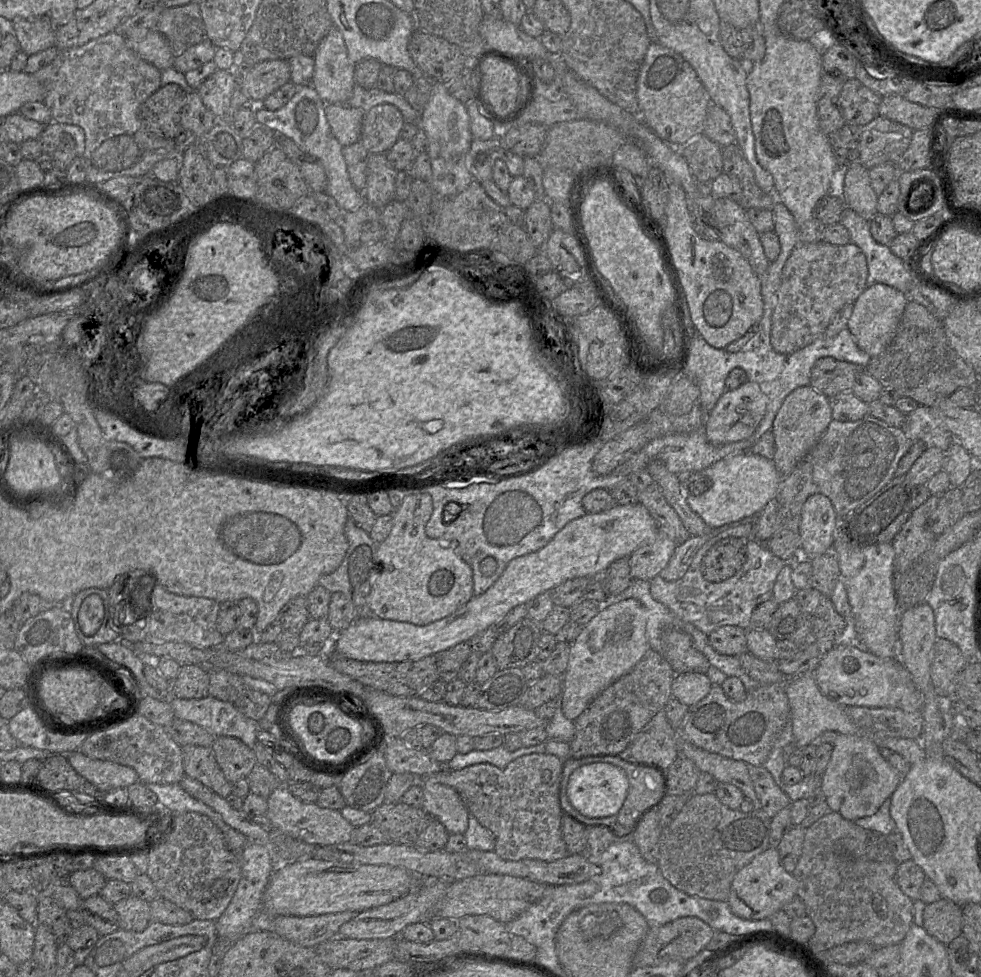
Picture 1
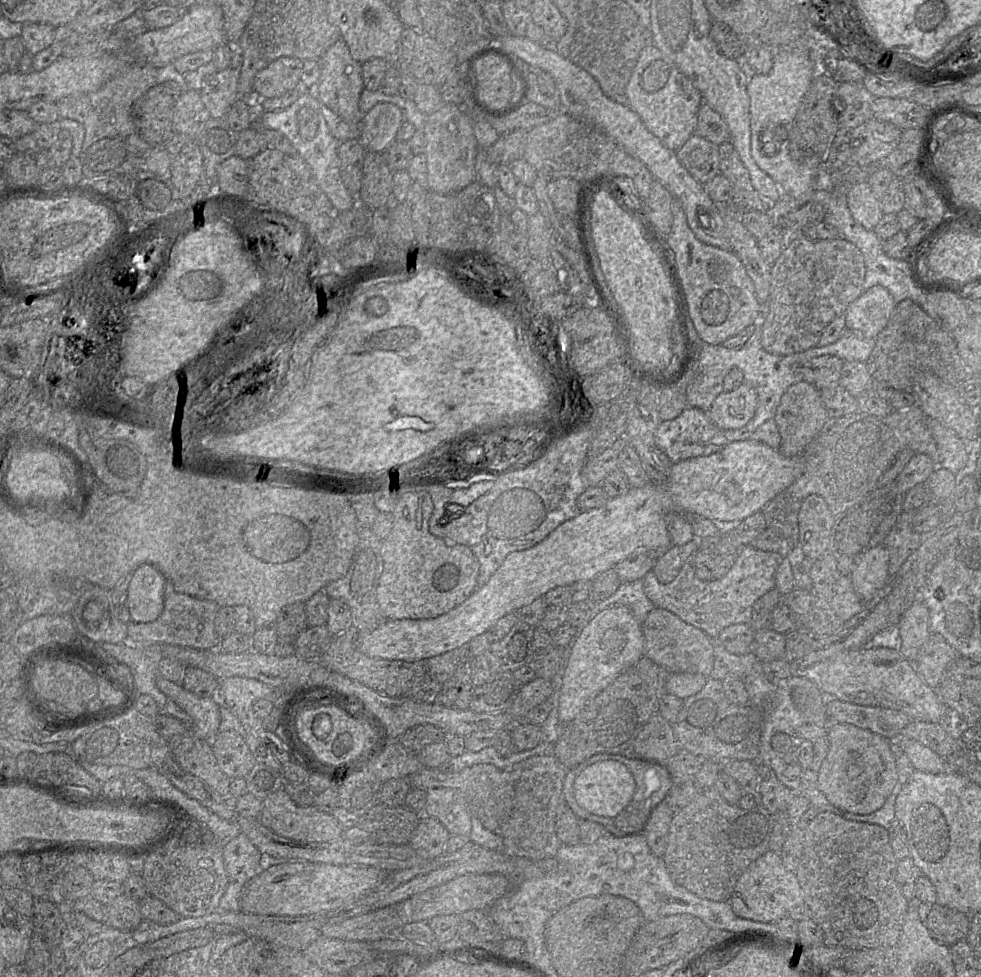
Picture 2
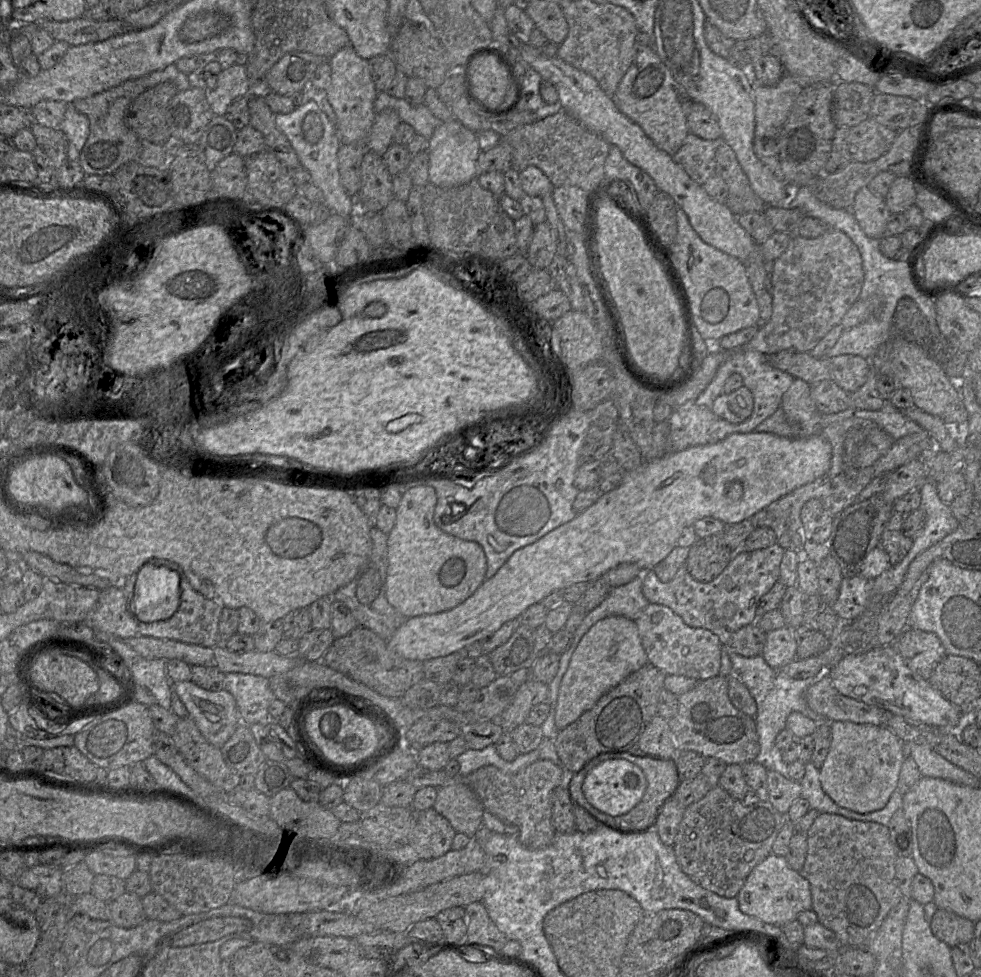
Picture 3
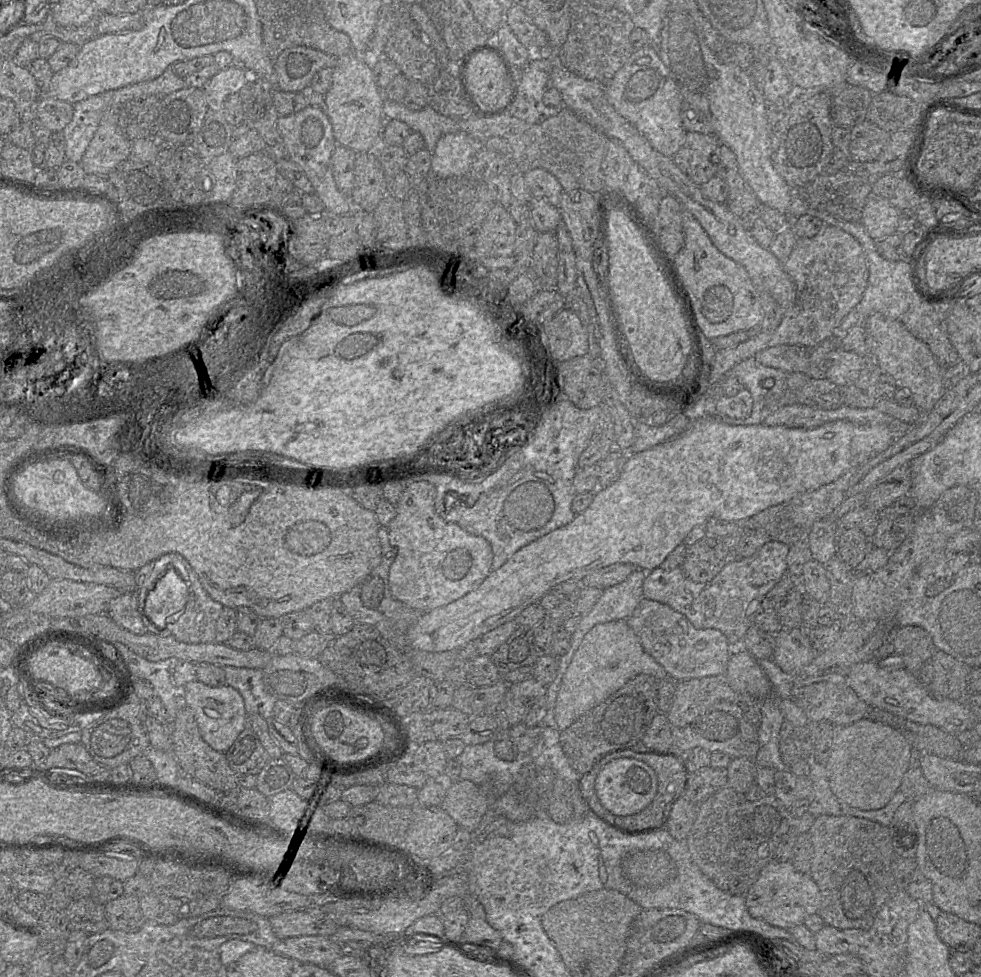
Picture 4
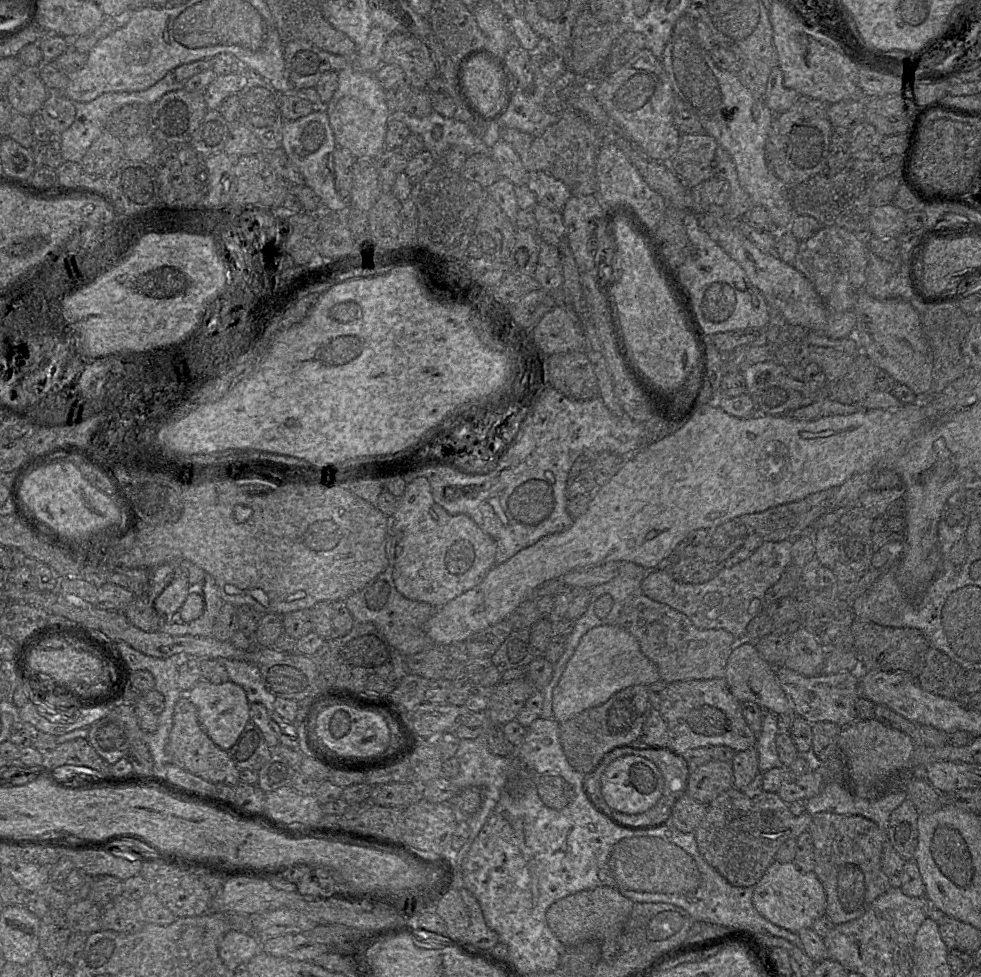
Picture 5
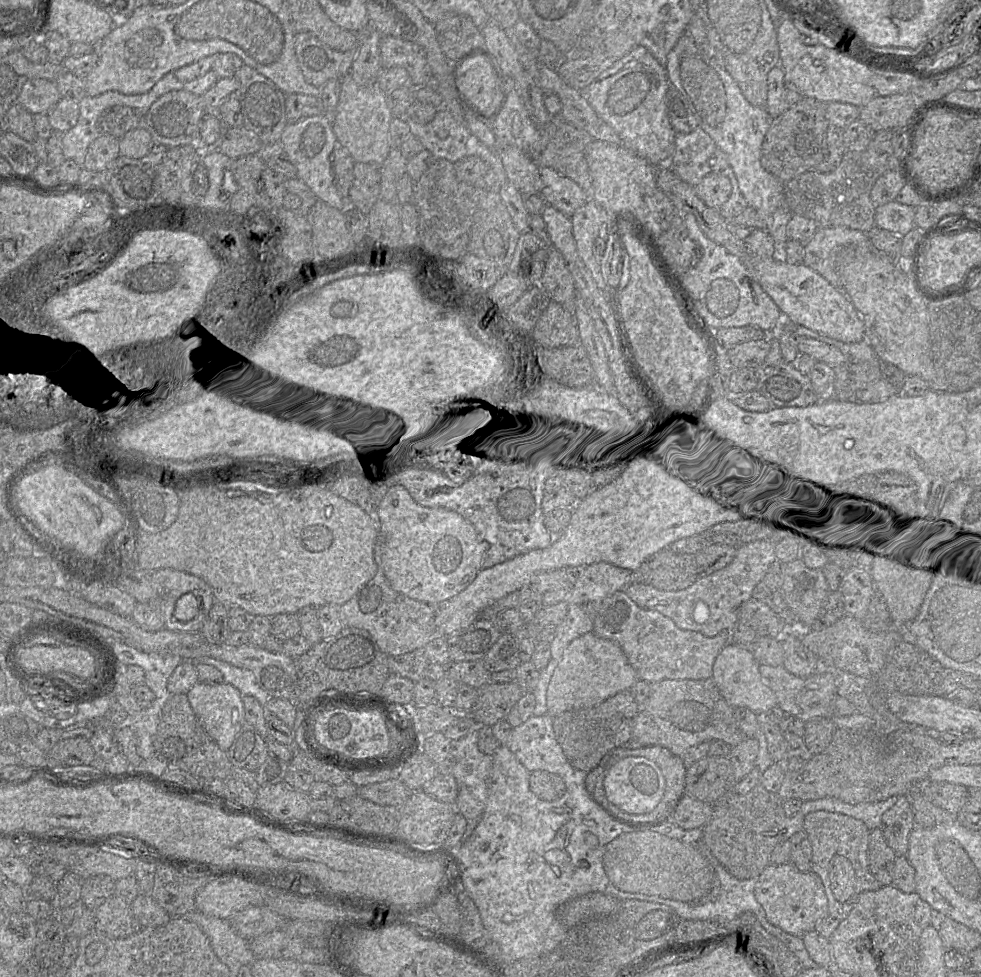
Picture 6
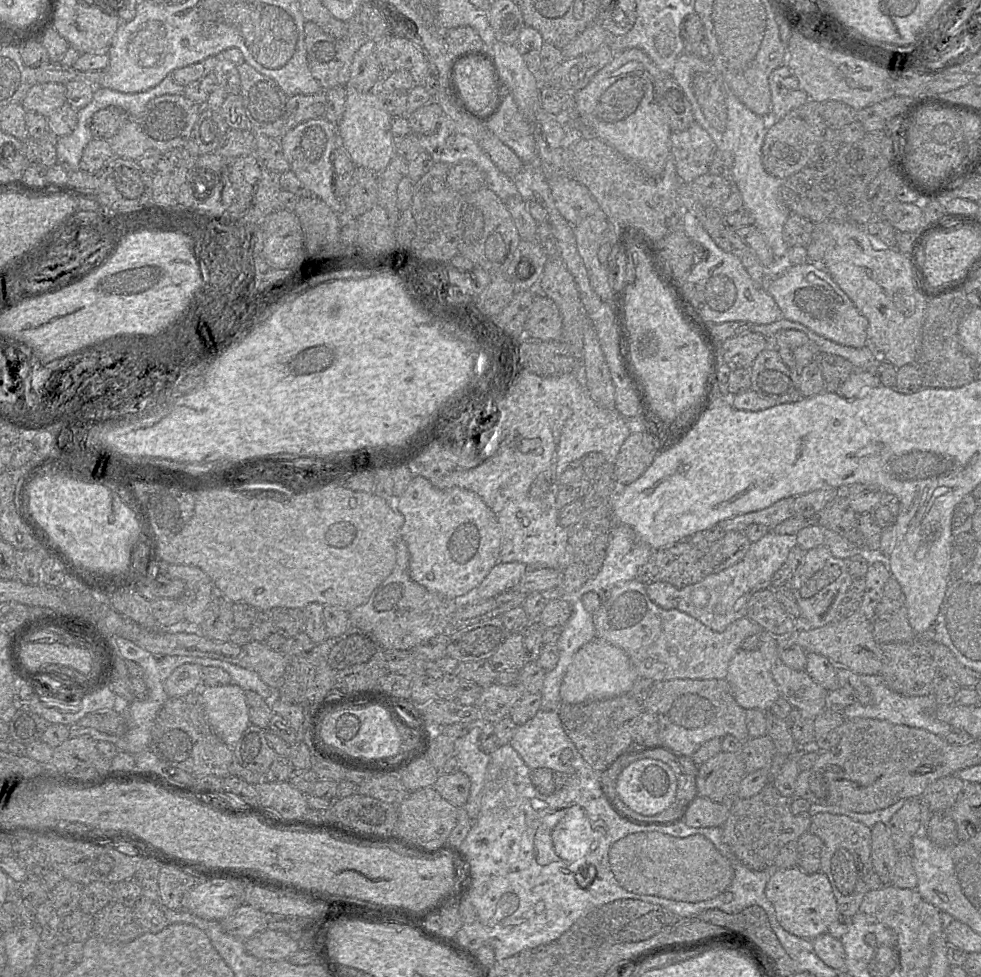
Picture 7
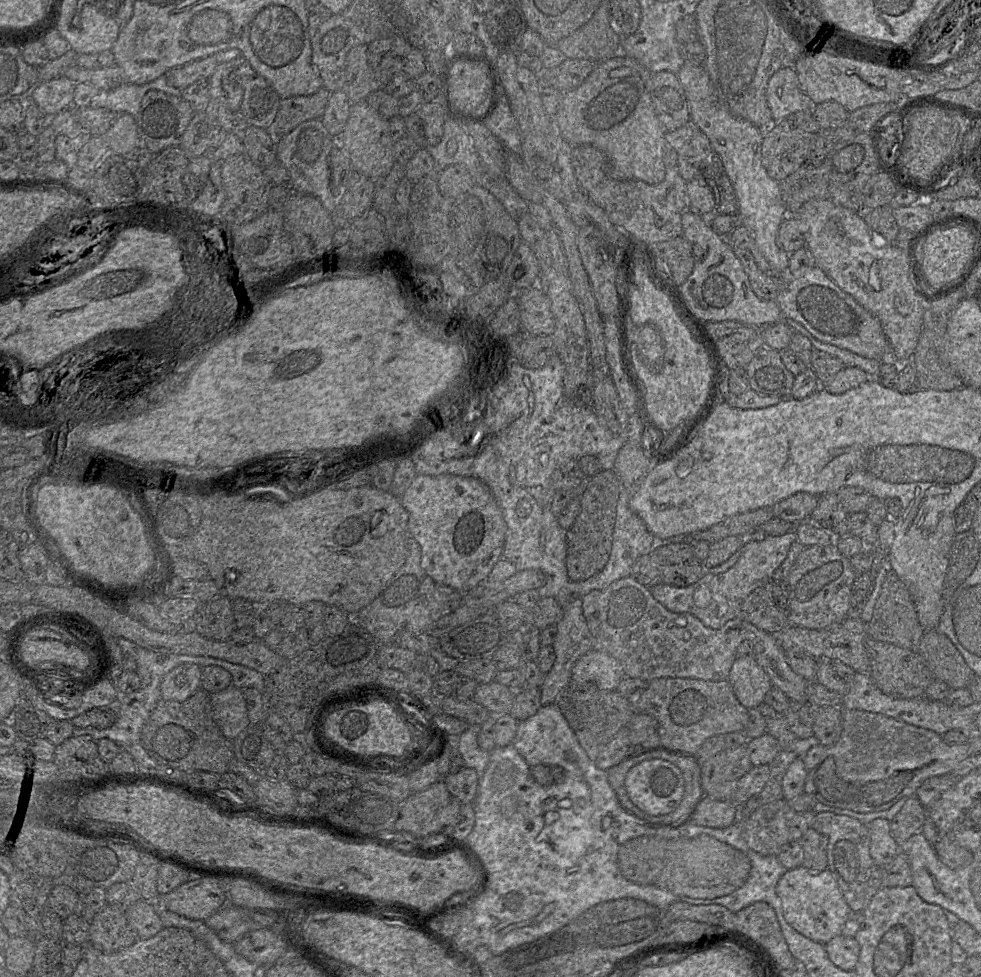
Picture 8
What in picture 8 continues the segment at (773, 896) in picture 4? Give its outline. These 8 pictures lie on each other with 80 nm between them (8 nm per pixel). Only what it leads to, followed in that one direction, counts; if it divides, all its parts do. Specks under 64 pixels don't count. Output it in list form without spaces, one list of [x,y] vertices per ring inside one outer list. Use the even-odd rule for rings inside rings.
[[[802,865],[786,871],[776,885],[786,922],[803,936],[826,944],[841,935],[843,926],[852,914],[830,870],[813,872]]]

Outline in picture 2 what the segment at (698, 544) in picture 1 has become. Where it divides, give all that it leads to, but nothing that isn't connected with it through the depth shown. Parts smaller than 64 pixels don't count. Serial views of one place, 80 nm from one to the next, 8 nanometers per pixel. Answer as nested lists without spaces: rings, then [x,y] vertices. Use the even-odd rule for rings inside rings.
[[[695,538],[682,546],[670,546],[657,555],[653,571],[662,584],[671,583],[679,574],[684,563],[696,552],[699,539]]]

